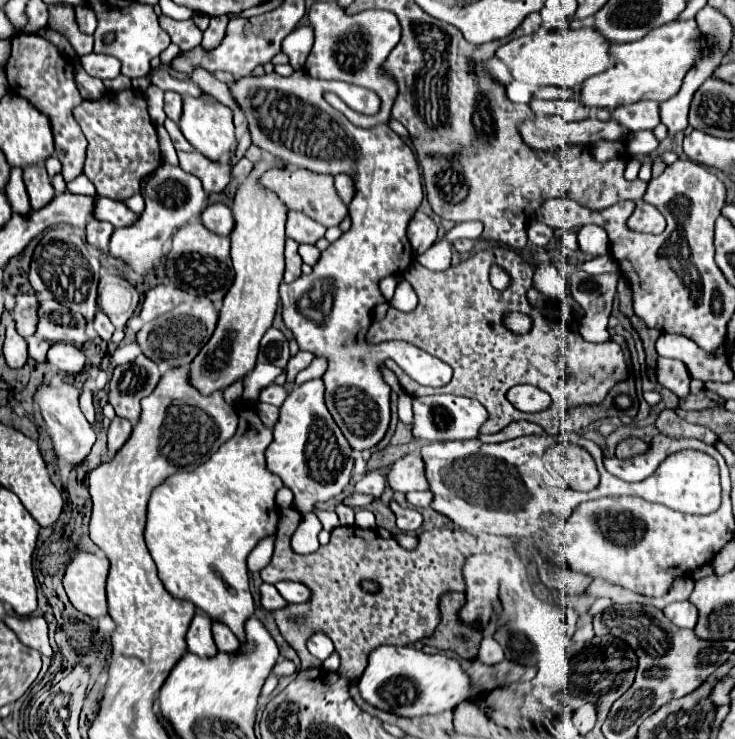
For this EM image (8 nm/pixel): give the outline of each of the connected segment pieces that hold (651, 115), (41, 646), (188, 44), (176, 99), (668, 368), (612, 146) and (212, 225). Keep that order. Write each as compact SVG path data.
M640 101L626 107L618 107L616 111L612 111L612 119L616 119L620 125L624 125L630 131L654 129L660 123L658 103Z
M30 615L30 617L6 617L4 623L16 633L16 637L24 645L40 651L46 657L52 655L52 647L48 643L48 625L46 625L44 617L34 617L34 615Z
M160 15L158 21L160 21L160 27L170 35L172 43L176 43L180 49L194 49L196 45L200 45L202 31L194 25L192 19L176 21L166 15Z
M166 91L166 97L164 97L164 111L170 119L178 121L180 119L180 113L182 113L182 97L174 91Z
M658 357L658 361L656 361L656 379L662 387L670 389L678 397L688 397L690 375L688 375L688 369L684 367L682 361Z
M598 141L592 147L592 157L598 163L606 163L608 159L616 159L616 155L620 155L622 151L626 151L626 145L620 141Z
M212 203L202 211L202 223L208 231L216 235L230 235L234 227L232 211L222 203Z

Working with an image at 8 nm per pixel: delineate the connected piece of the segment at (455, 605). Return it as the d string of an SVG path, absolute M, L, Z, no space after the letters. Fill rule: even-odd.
M444 593L440 597L440 625L424 645L440 651L454 651L462 659L474 659L482 633L458 623L458 609L464 605L464 593Z

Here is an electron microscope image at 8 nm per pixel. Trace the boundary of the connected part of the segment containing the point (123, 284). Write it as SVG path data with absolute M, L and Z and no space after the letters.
M104 275L98 285L100 309L116 329L122 329L138 305L138 291L122 275Z

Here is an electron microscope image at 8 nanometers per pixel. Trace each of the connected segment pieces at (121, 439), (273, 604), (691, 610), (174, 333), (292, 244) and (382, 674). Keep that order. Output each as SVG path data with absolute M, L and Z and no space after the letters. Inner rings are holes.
M120 417L112 419L108 427L108 449L112 455L126 443L126 439L130 437L130 431L132 431L132 423L128 423L128 419L120 419Z
M262 583L260 595L262 595L262 607L268 609L268 611L286 605L286 601L280 597L280 593L276 591L276 587L272 584Z
M678 601L664 607L664 615L682 629L692 629L698 621L698 611L690 601Z
M156 285L146 293L140 319L144 321L144 325L138 331L136 341L140 343L142 353L156 365L178 367L188 365L208 343L214 333L218 313L210 299L186 293L174 285Z
M286 239L286 273L284 273L284 283L292 283L294 279L300 277L300 265L302 259L298 255L298 243L292 239Z
M376 647L368 659L364 675L358 680L358 688L361 697L370 705L400 717L442 713L446 709L454 709L464 699L474 699L482 705L482 699L472 695L474 691L470 687L470 679L456 659L442 653L428 655L414 647Z

